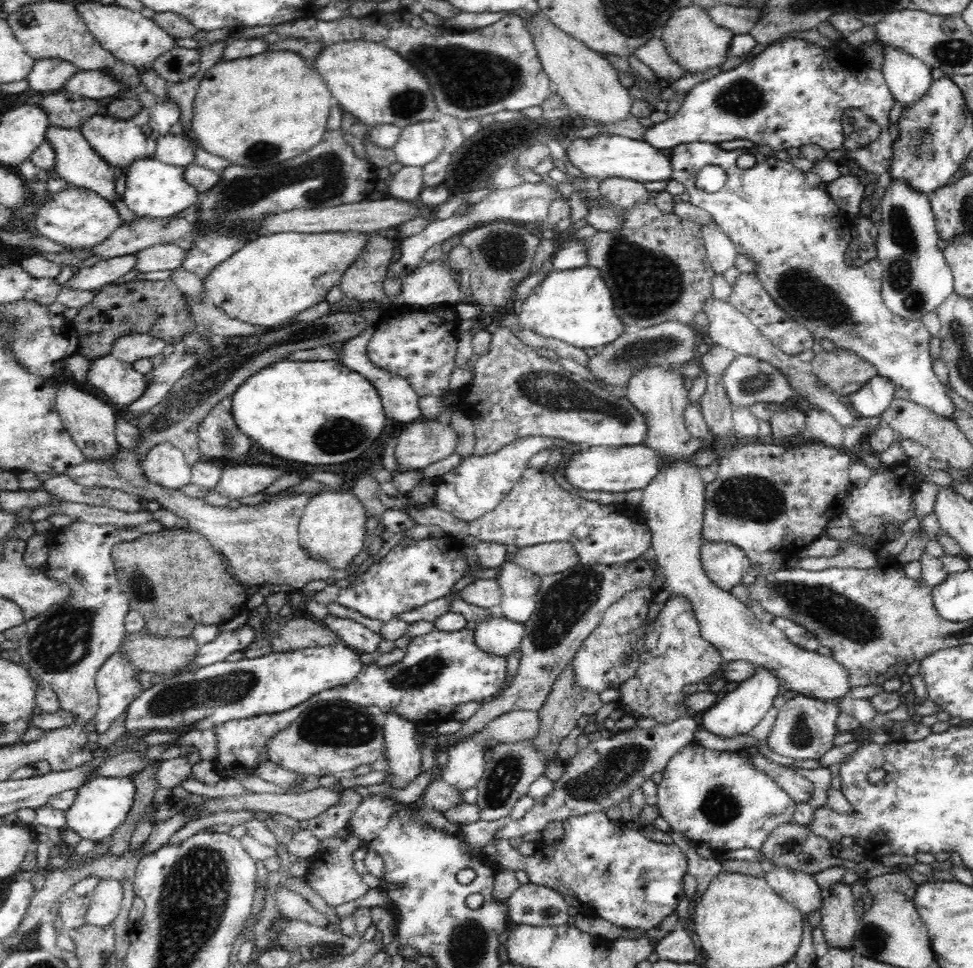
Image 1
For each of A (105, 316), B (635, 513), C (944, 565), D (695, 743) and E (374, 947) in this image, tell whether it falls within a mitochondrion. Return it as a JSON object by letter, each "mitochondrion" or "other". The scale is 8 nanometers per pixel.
{"A":"other","B":"other","C":"other","D":"other","E":"other"}

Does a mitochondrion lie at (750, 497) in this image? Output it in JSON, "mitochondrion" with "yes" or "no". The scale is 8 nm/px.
{"mitochondrion":"yes"}

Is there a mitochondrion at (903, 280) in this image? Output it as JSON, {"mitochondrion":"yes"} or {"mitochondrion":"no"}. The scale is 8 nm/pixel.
{"mitochondrion":"yes"}

